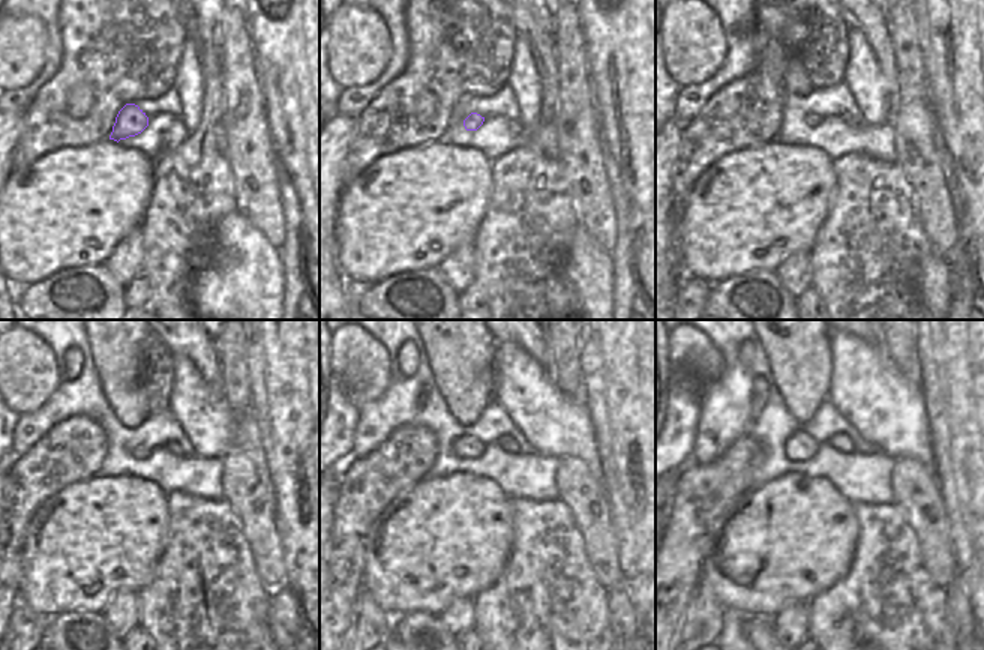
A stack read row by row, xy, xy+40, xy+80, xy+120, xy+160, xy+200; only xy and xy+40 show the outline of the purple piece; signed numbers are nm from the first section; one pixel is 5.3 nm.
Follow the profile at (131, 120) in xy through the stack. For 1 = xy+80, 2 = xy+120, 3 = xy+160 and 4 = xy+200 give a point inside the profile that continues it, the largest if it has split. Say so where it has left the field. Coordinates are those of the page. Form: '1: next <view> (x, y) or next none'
1: next xy+80 (812, 119)
2: next xy+120 (138, 452)
3: next xy+160 (464, 446)
4: next xy+200 (801, 446)

